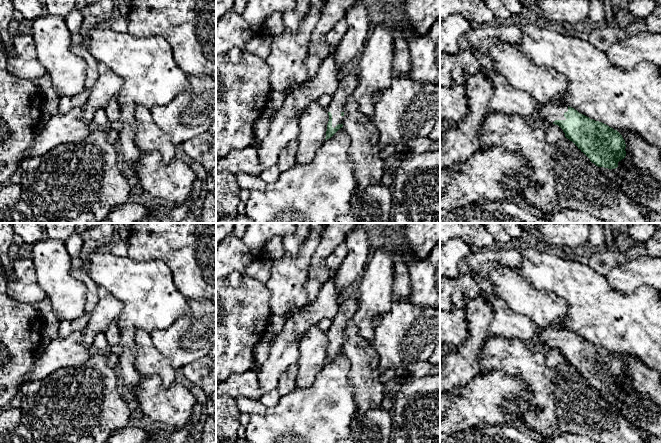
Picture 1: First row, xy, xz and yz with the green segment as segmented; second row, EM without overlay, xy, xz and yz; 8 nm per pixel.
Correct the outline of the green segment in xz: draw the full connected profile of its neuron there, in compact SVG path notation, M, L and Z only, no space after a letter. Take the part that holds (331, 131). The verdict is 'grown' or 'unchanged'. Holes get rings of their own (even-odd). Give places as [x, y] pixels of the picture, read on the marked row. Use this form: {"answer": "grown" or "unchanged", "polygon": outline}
{"answer": "grown", "polygon": "M350 73L342 76L337 90L332 94L332 100L328 106L329 121L327 124L326 138L331 138L343 127L344 107L358 85L358 76Z"}

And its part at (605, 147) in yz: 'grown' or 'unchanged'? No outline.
grown

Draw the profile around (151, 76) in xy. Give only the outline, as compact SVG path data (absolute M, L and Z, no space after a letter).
M100 24L84 32L83 48L98 63L104 63L123 80L123 86L117 94L120 106L134 104L148 109L164 106L177 95L189 88L189 76L177 65L171 45L160 36L136 38L128 32L117 32L109 25Z

